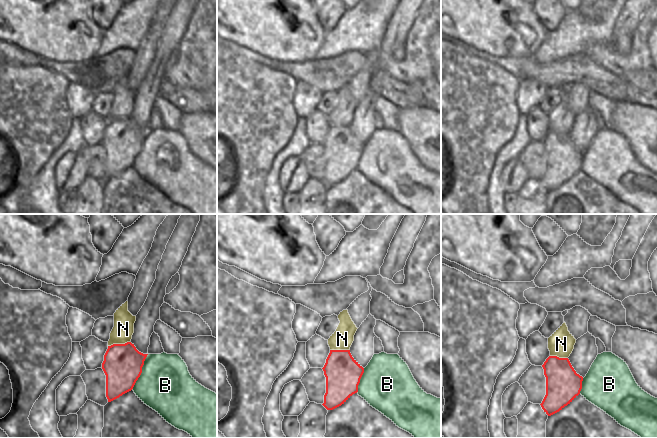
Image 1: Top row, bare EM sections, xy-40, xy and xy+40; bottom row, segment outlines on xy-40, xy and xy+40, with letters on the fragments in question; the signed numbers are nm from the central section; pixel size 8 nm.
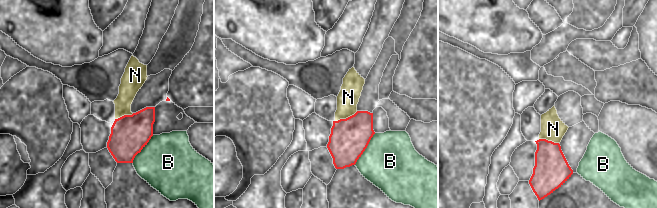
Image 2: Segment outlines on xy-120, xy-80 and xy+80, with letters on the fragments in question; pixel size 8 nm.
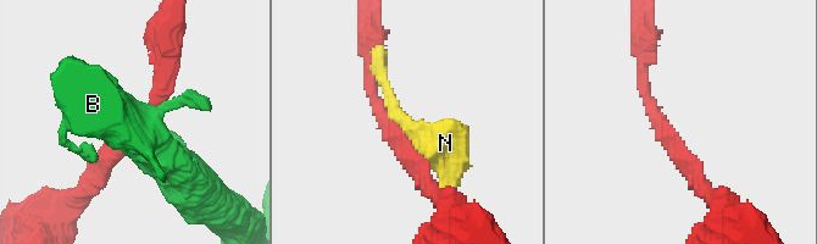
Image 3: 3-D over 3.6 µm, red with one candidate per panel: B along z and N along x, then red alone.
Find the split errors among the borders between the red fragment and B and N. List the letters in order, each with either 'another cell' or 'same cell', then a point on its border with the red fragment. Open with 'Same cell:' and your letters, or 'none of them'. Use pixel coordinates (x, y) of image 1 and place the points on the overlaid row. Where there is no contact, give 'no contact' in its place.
Same cell: none of them
B: another cell; contact xy-40 (141, 372)
N: another cell; contact xy-40 (118, 344)

